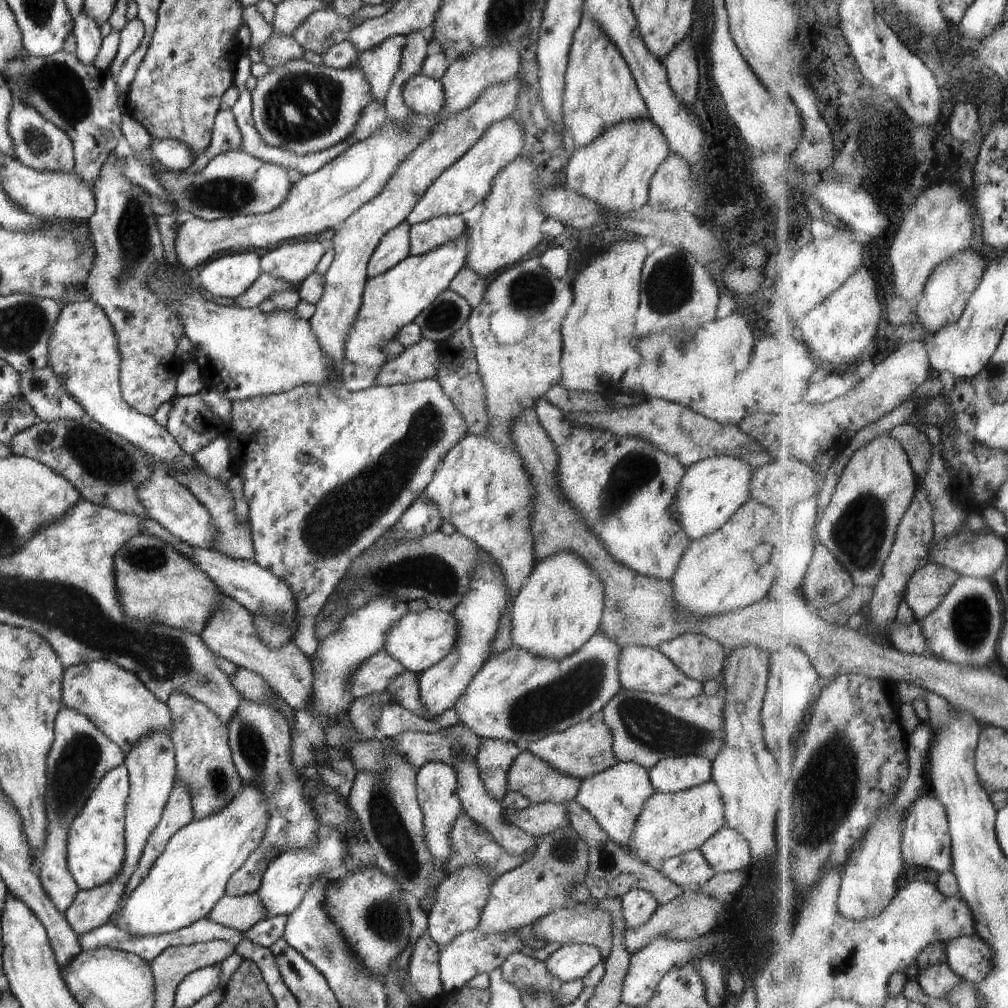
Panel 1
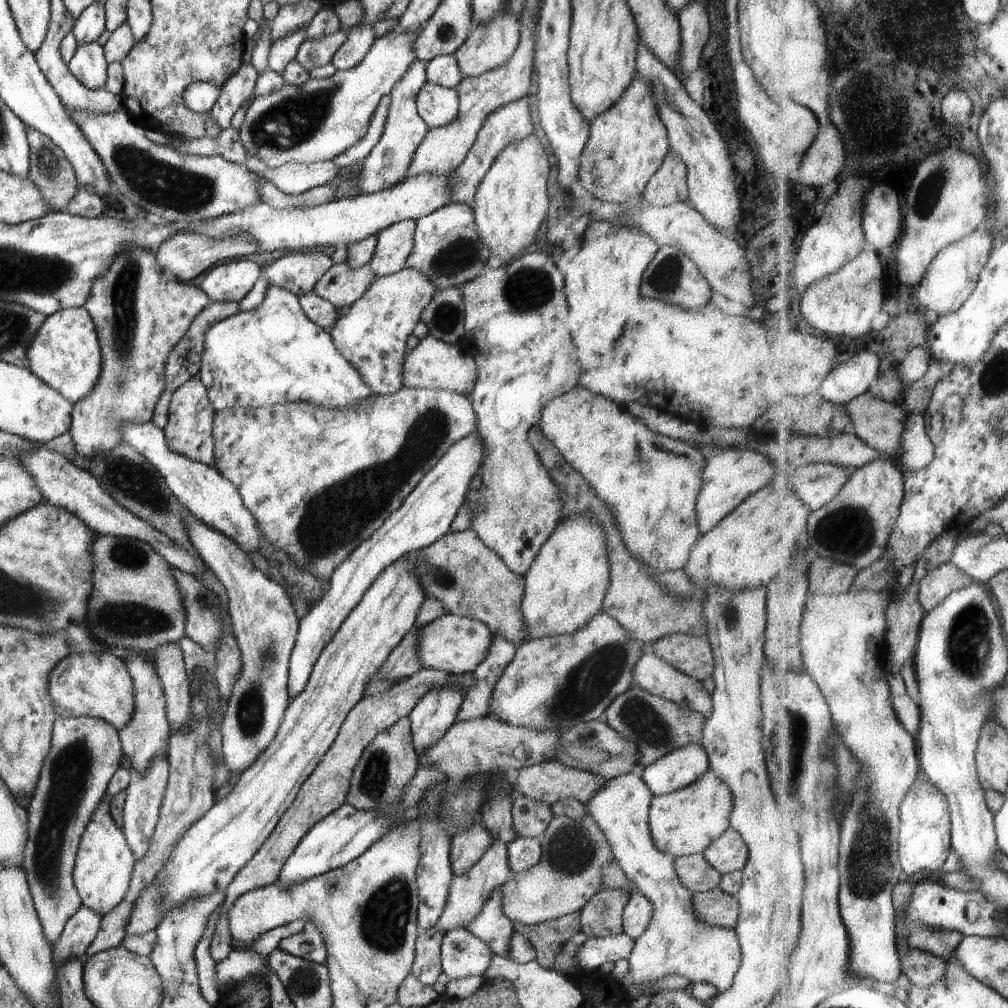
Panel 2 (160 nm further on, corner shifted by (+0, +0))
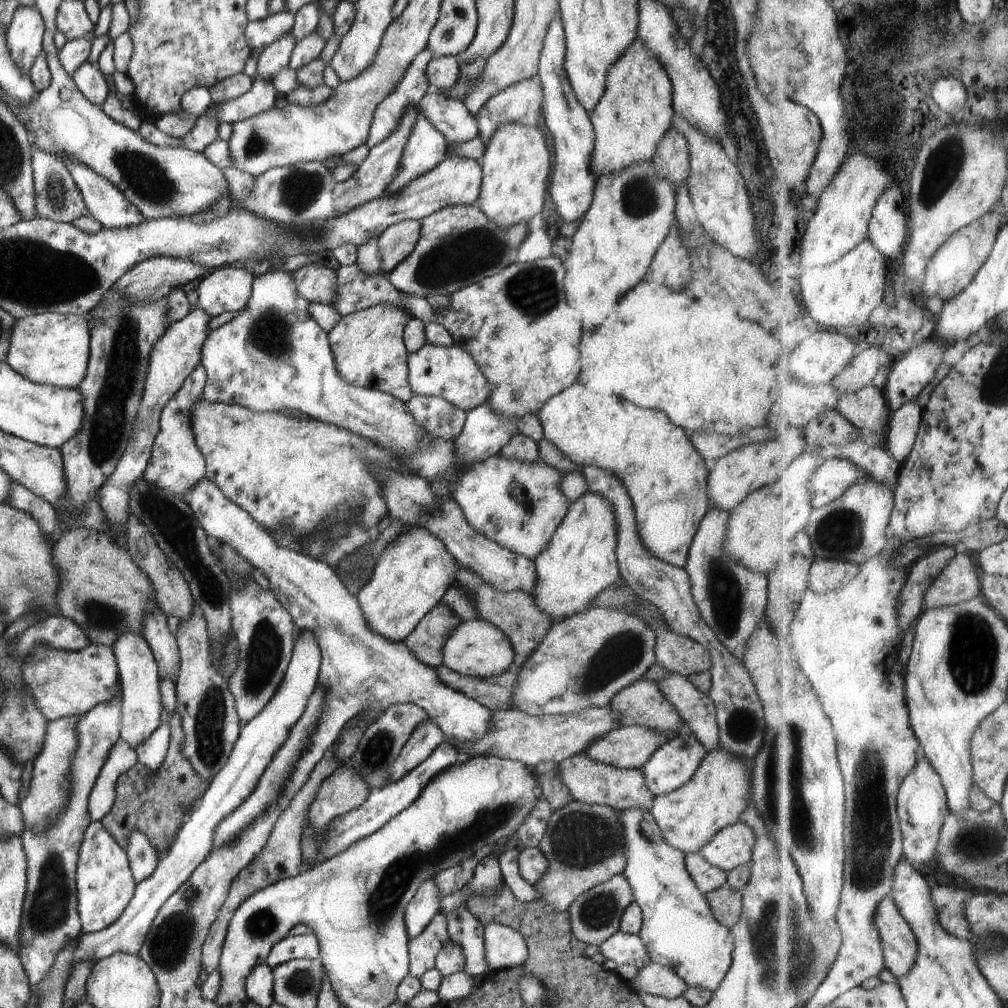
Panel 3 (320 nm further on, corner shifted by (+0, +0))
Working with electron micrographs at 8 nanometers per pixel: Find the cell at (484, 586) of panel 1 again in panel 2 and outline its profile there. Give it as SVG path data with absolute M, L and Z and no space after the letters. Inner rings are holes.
M445 685L428 691L407 716L411 722L413 747L417 757L439 741L457 722L464 698L459 685Z

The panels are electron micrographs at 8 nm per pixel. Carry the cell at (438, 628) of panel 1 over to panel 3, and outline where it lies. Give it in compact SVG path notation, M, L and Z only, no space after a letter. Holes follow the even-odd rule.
M482 619L460 623L443 648L443 665L463 677L499 677L506 671L513 670L514 657L511 640L499 628Z

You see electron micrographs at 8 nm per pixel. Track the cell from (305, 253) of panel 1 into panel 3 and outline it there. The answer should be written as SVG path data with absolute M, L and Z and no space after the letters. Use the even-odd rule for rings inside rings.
M335 265L304 266L296 272L290 272L297 291L310 303L332 305L337 293Z

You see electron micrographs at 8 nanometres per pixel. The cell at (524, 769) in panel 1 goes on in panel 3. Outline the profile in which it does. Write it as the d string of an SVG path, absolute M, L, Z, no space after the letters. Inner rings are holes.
M580 753L564 759L558 764L555 772L559 774L562 784L576 801L589 805L606 805L617 811L643 809L648 813L652 808L654 796L646 786L642 769L619 769L596 762L584 753Z

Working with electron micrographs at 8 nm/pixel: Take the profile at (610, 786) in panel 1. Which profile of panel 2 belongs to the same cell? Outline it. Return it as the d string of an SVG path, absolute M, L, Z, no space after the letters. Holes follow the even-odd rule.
M632 772L607 780L605 786L586 804L587 812L592 815L609 840L615 862L622 869L624 876L635 884L636 892L645 896L653 906L650 922L642 936L635 940L634 948L627 958L629 969L618 982L622 990L627 992L627 988L632 985L647 987L648 983L653 985L660 977L680 975L692 983L713 984L720 993L727 991L732 986L741 963L741 950L736 931L726 927L710 926L697 917L692 902L693 892L680 882L676 874L675 856L662 852L653 843L649 827L649 810L653 798L639 772Z

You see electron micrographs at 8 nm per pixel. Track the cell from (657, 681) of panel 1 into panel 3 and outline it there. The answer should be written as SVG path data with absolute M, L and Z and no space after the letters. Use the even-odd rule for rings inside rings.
M672 674L656 684L706 752L718 750L719 728L713 700L682 675Z

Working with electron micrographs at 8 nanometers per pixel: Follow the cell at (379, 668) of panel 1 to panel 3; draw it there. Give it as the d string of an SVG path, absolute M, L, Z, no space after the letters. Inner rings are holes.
M438 603L405 638L405 647L427 667L443 665L443 648L454 629L462 623L444 603Z

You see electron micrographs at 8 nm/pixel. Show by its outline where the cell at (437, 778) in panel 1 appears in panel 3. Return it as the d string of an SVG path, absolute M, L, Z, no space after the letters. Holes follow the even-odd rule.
M435 878L424 881L405 908L404 922L409 939L416 938L441 908Z

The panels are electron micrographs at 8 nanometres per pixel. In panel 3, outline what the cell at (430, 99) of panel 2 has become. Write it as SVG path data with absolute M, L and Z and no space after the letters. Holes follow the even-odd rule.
M434 85L429 86L417 106L448 143L463 143L479 135L477 120L466 105L458 99L445 97Z

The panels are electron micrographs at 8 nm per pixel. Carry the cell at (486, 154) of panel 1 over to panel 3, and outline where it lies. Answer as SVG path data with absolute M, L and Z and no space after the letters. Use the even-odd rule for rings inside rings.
M538 76L505 88L491 96L475 118L480 138L486 146L492 133L504 123L538 127L542 105L543 88Z

